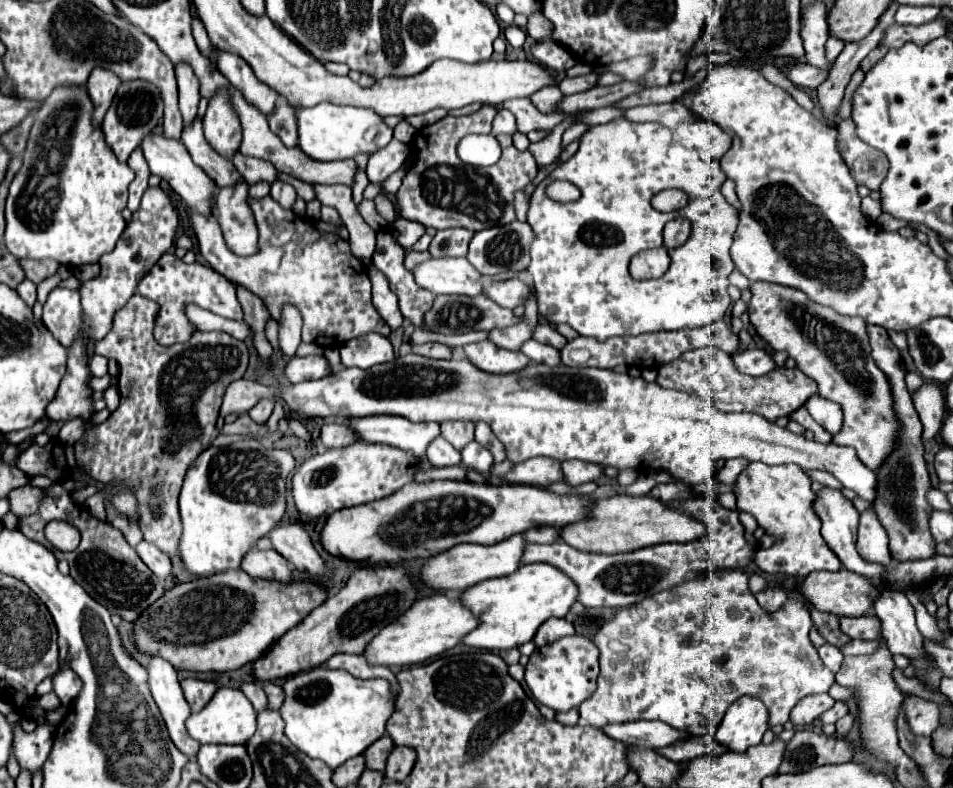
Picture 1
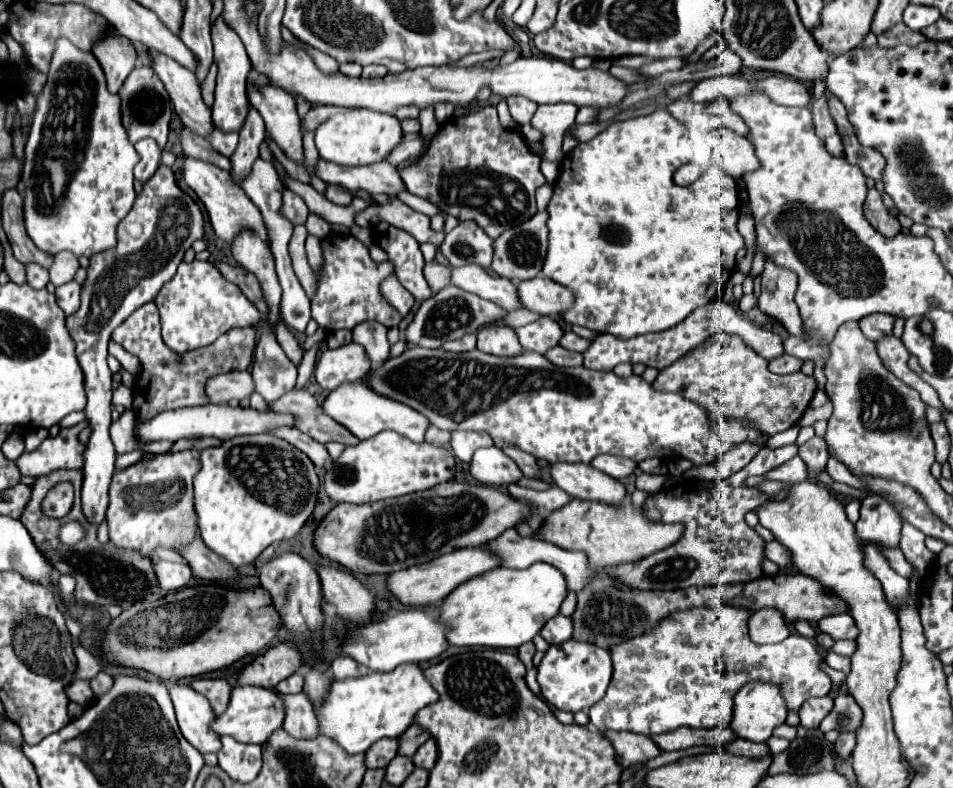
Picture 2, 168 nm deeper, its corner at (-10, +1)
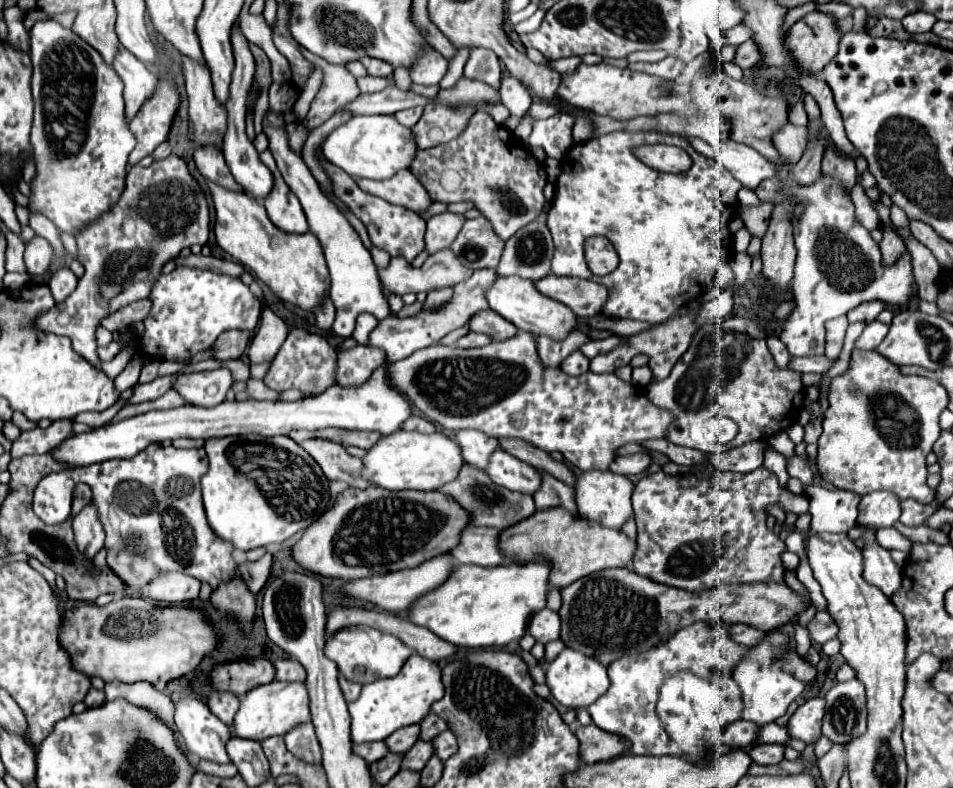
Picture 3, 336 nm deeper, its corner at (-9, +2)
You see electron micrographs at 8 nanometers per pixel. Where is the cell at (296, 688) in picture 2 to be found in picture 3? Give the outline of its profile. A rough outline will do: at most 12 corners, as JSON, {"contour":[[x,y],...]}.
{"contour":[[291,658],[275,660],[275,678],[305,680],[305,668]]}

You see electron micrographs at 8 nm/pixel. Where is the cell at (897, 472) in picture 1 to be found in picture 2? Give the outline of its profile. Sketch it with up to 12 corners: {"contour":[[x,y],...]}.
{"contour":[[892,315],[860,319],[862,333],[874,343],[892,335]]}

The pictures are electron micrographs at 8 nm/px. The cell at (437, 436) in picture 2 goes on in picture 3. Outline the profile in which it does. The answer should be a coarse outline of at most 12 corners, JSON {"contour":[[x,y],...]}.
{"contour":[[411,416],[403,422],[403,430],[417,430],[431,434],[435,424],[423,416]]}

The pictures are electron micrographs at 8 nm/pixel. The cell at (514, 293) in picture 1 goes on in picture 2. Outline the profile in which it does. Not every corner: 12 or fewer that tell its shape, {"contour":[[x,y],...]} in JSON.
{"contour":[[544,275],[520,281],[520,305],[558,315],[572,293]]}

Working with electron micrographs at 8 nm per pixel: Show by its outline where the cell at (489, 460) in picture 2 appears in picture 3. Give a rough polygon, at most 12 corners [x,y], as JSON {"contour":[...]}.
{"contour":[[501,448],[487,474],[495,484],[529,496],[541,486],[537,468]]}

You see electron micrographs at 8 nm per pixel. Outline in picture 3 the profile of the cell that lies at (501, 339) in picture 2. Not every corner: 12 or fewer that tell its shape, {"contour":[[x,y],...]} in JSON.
{"contour":[[479,310],[469,320],[473,332],[507,340],[517,328],[493,310]]}

